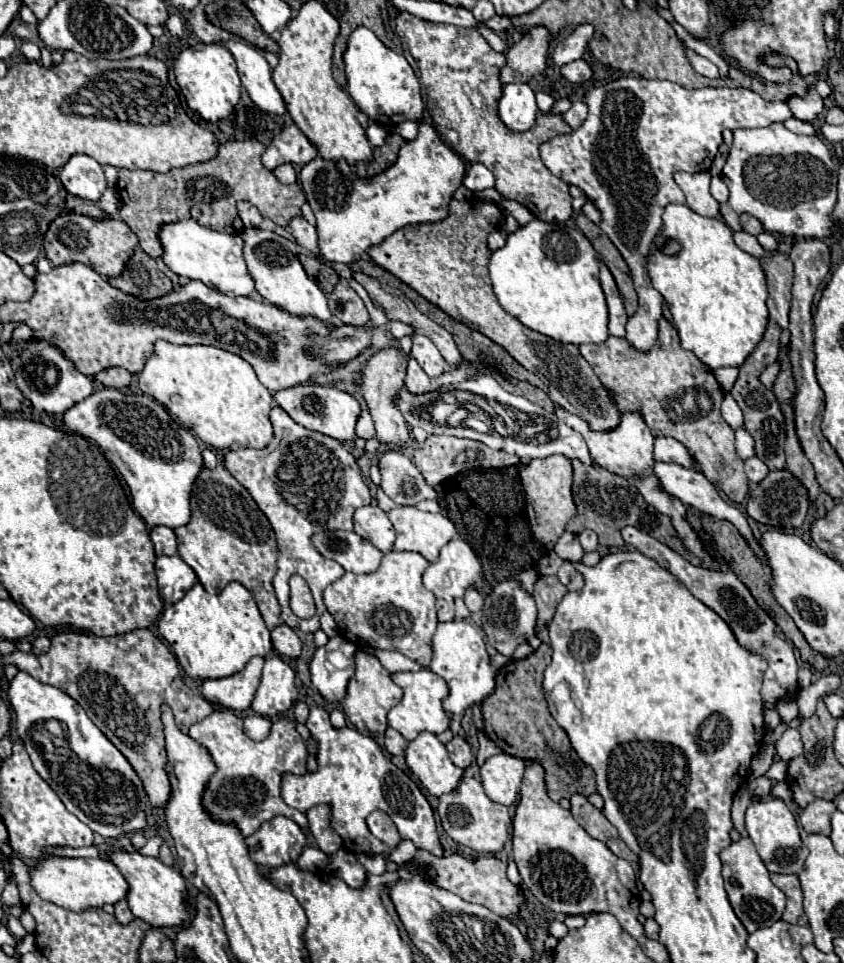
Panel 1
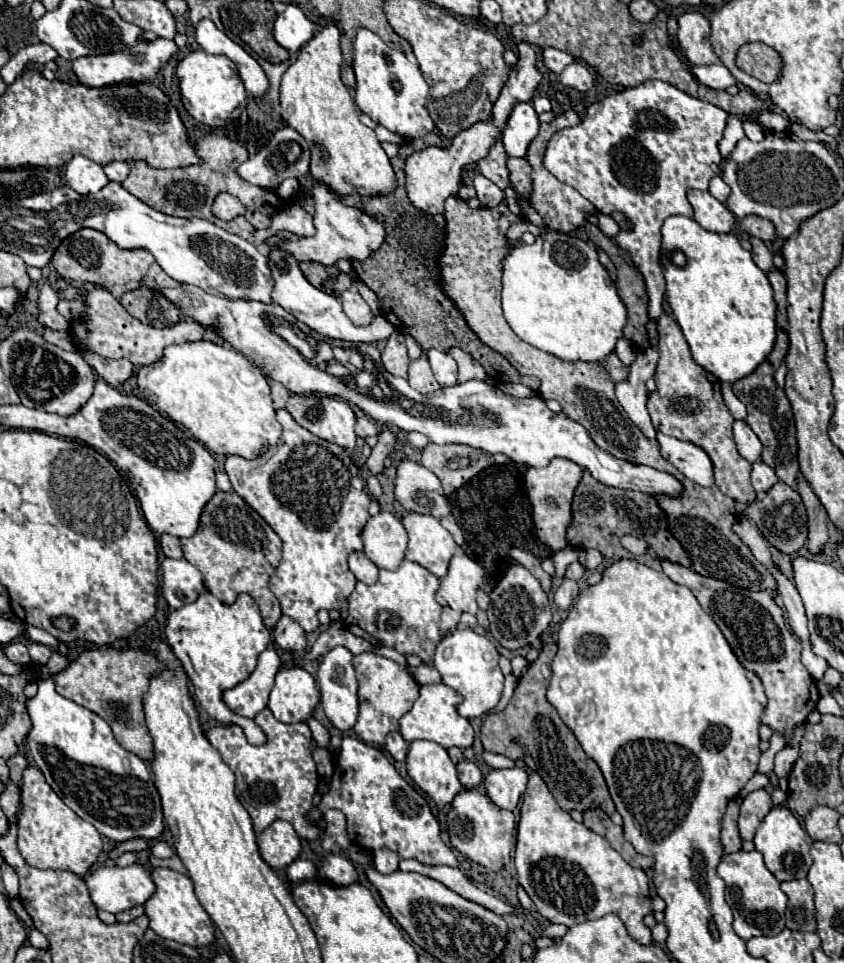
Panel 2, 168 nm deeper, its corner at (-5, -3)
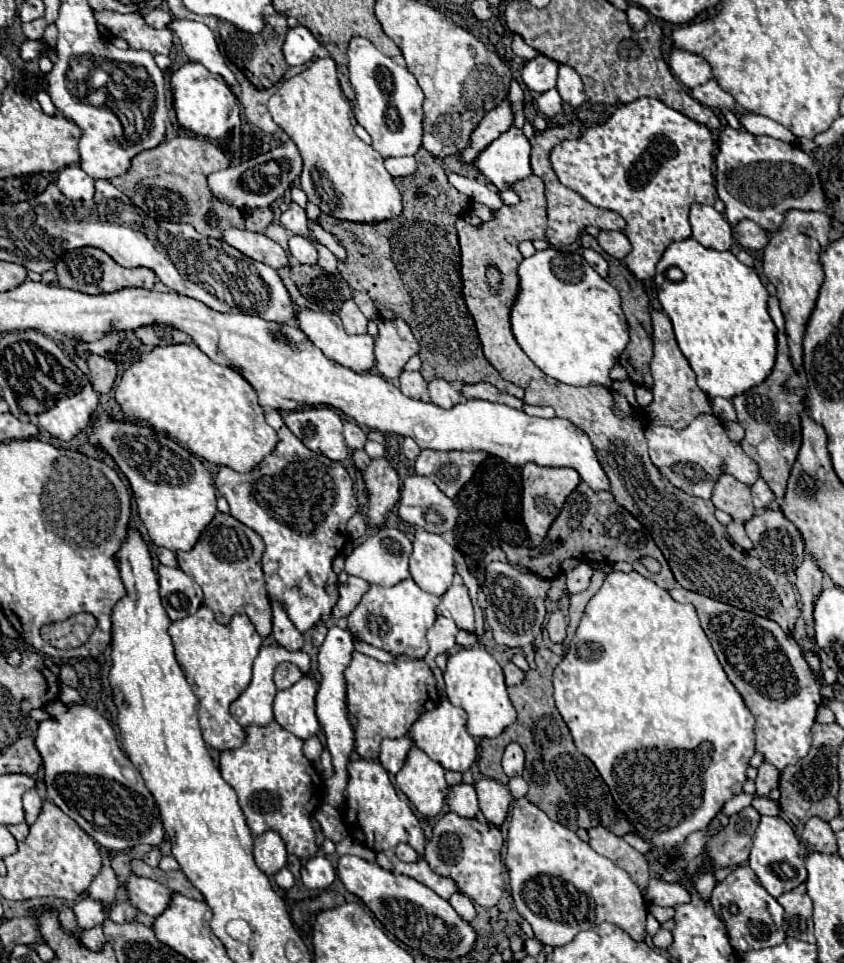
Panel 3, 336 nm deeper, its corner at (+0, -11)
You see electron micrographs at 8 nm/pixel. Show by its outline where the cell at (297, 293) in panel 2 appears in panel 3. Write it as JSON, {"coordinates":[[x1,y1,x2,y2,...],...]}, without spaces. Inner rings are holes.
{"coordinates":[[303,309,297,313,297,323,301,331,325,353,327,359,345,365,347,369,353,369,355,373,365,373,371,371,375,365,375,355,373,355,373,337,371,335,347,335,339,315,335,313,317,313,311,309]]}

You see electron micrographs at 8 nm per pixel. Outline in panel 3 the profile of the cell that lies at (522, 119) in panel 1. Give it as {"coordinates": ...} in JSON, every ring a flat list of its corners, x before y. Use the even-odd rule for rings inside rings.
{"coordinates":[[511,127,477,155,473,167,481,179,493,183,499,191,507,191,513,183,533,173,529,165,529,149,531,147,523,131]]}

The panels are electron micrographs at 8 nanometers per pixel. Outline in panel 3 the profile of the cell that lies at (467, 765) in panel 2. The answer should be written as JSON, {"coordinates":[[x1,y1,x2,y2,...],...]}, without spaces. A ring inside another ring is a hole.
{"coordinates":[[455,785,449,789,447,805,451,811,455,811,459,817,477,817,479,805,477,805,477,793,473,785]]}

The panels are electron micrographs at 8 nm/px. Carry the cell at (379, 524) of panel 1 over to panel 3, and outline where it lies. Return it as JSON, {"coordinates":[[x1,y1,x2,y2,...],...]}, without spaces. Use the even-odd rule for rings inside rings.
{"coordinates":[[383,527,383,529,375,531,365,543,355,547,345,557,345,573,361,577,367,583,377,583,377,585,383,585,383,587,393,587,393,585,401,583,403,579,411,577,409,575,409,567,407,567,411,551,413,551,413,547,411,547,411,541,405,537,405,533,401,533,399,529]]}

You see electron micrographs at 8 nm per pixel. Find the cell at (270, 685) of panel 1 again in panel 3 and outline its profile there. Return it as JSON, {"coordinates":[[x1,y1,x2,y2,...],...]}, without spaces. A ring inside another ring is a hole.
{"coordinates":[[301,677,293,687,279,691,273,703,275,721,299,739,309,739,319,733,321,725,315,715,317,685,311,677]]}

